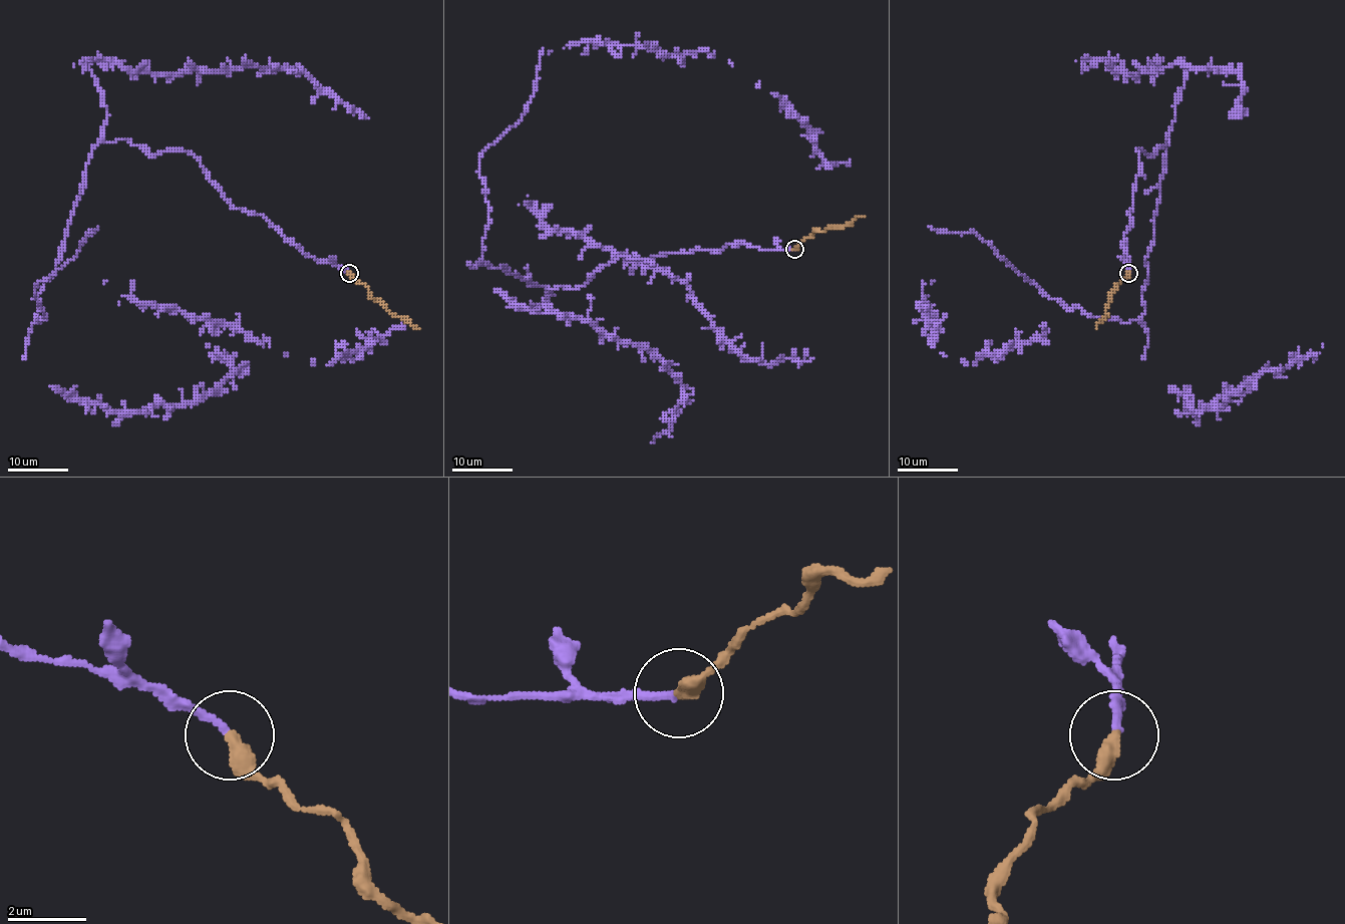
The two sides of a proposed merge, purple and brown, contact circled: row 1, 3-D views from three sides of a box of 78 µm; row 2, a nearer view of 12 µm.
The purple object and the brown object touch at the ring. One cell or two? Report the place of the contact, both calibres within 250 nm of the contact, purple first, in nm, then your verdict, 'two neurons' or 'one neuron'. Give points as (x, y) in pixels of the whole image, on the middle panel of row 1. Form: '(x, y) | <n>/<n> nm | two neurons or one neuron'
(794, 249) | 200/400 nm | one neuron

